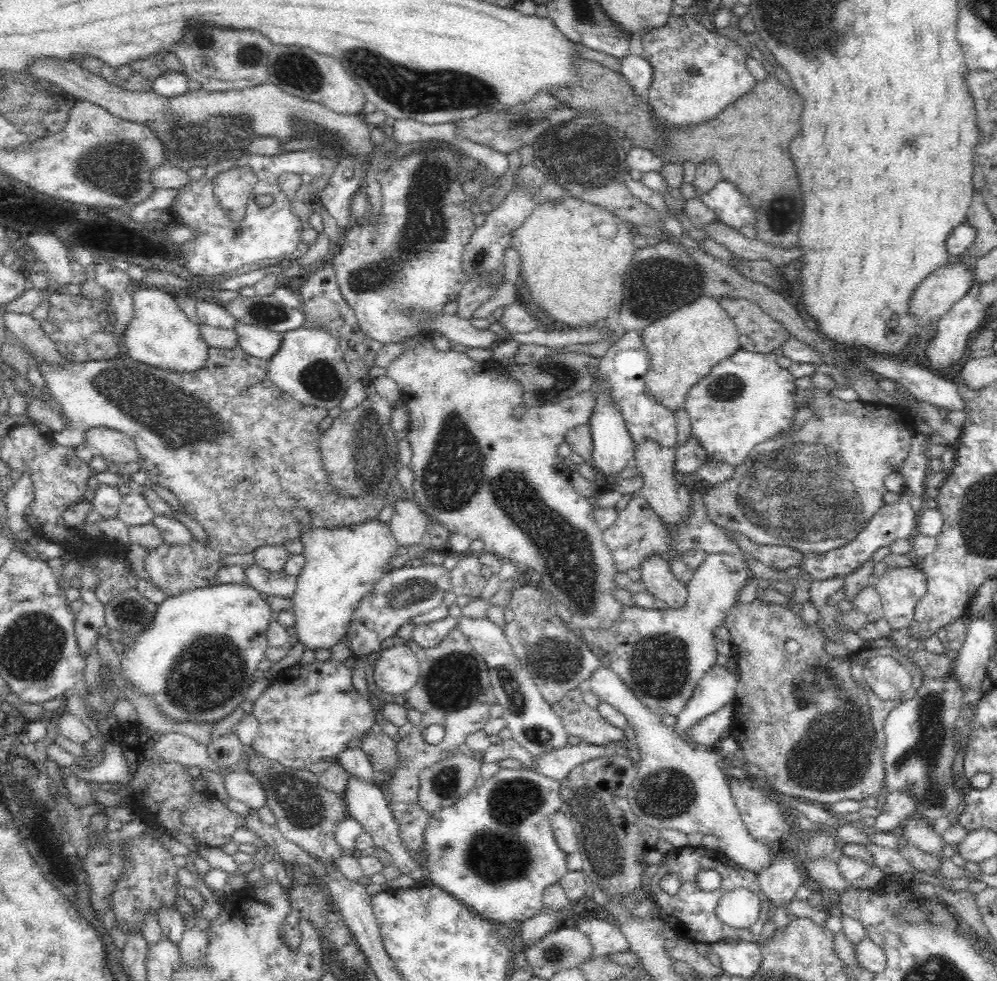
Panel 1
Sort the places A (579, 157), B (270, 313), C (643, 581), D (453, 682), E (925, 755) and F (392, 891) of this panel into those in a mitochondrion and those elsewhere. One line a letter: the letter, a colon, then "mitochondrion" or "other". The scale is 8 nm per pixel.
A: mitochondrion
B: mitochondrion
C: other
D: mitochondrion
E: mitochondrion
F: other

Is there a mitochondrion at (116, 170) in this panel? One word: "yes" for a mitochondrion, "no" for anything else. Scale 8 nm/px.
yes

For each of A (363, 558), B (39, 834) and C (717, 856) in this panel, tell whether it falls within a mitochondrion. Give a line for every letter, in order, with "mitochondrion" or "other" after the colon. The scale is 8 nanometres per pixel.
A: other
B: other
C: other

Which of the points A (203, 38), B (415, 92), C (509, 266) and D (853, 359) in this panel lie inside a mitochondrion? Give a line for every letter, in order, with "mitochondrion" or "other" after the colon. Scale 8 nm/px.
A: mitochondrion
B: mitochondrion
C: other
D: other

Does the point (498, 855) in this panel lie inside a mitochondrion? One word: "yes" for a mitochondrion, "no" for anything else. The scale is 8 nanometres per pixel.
yes

